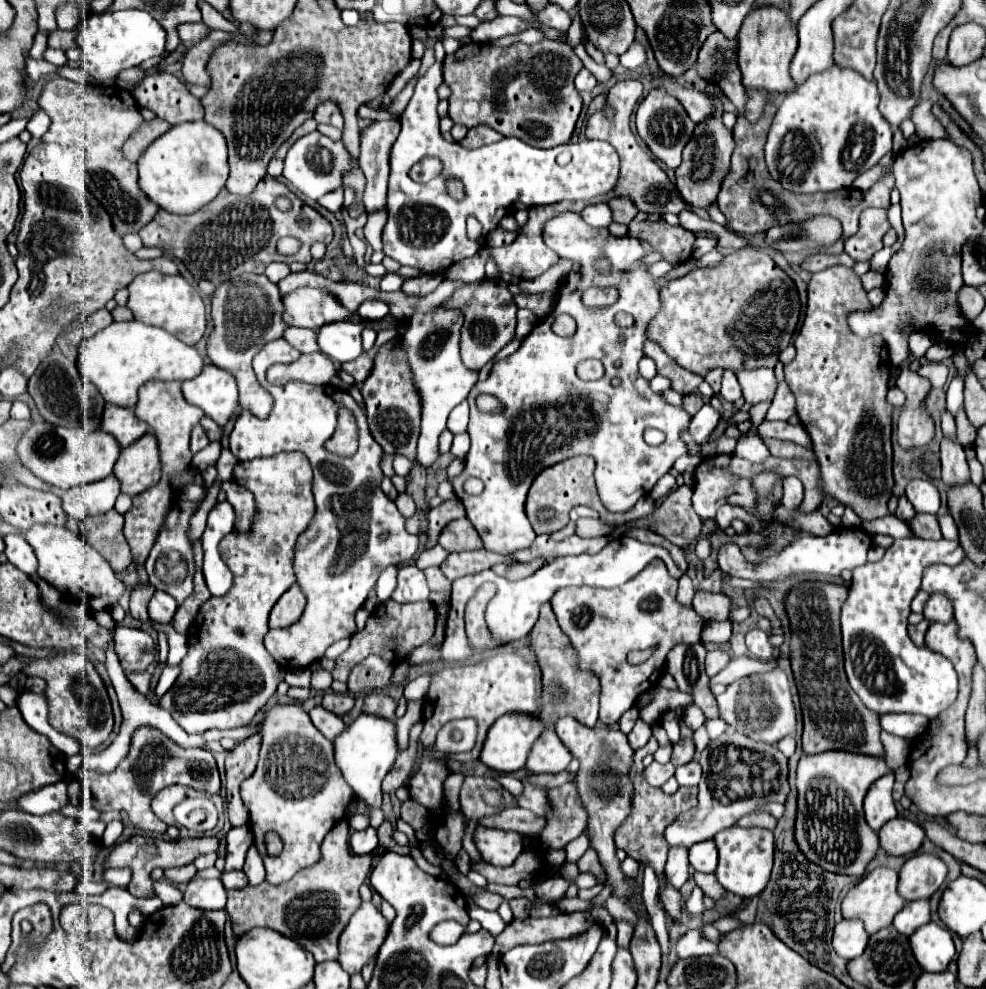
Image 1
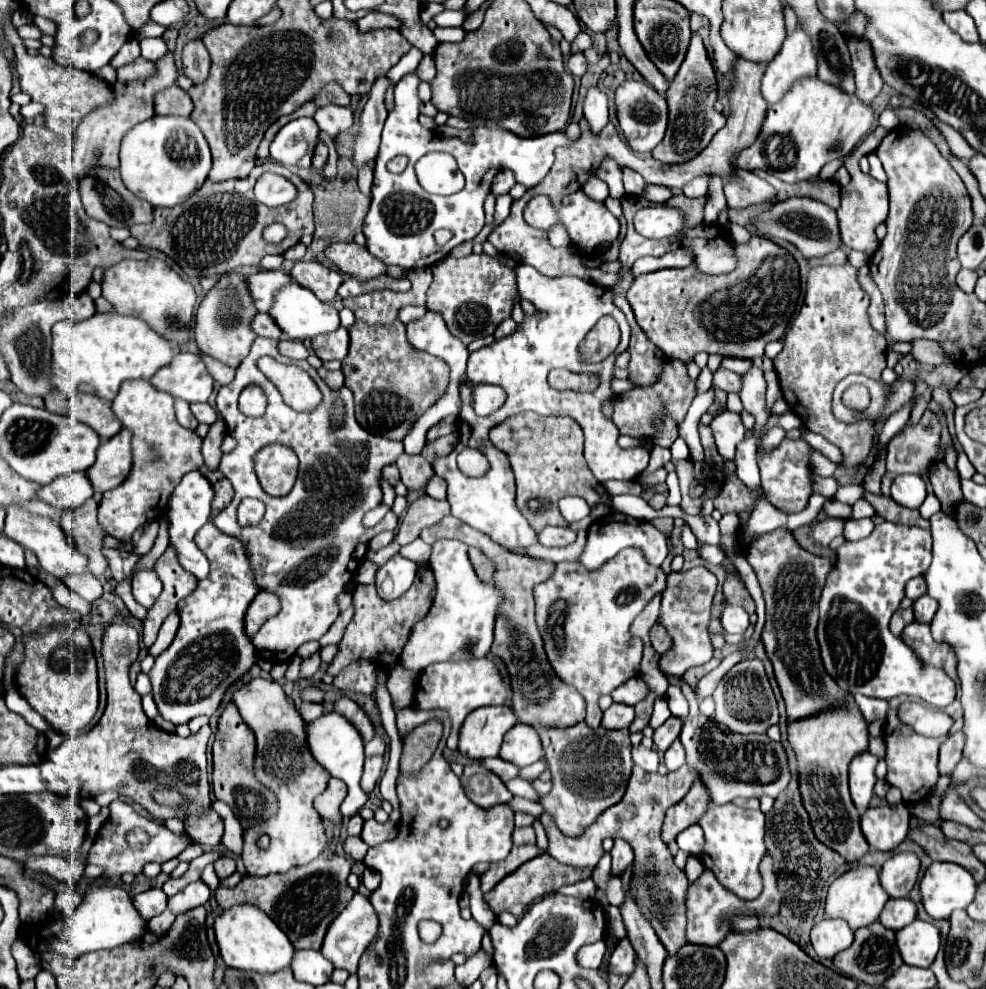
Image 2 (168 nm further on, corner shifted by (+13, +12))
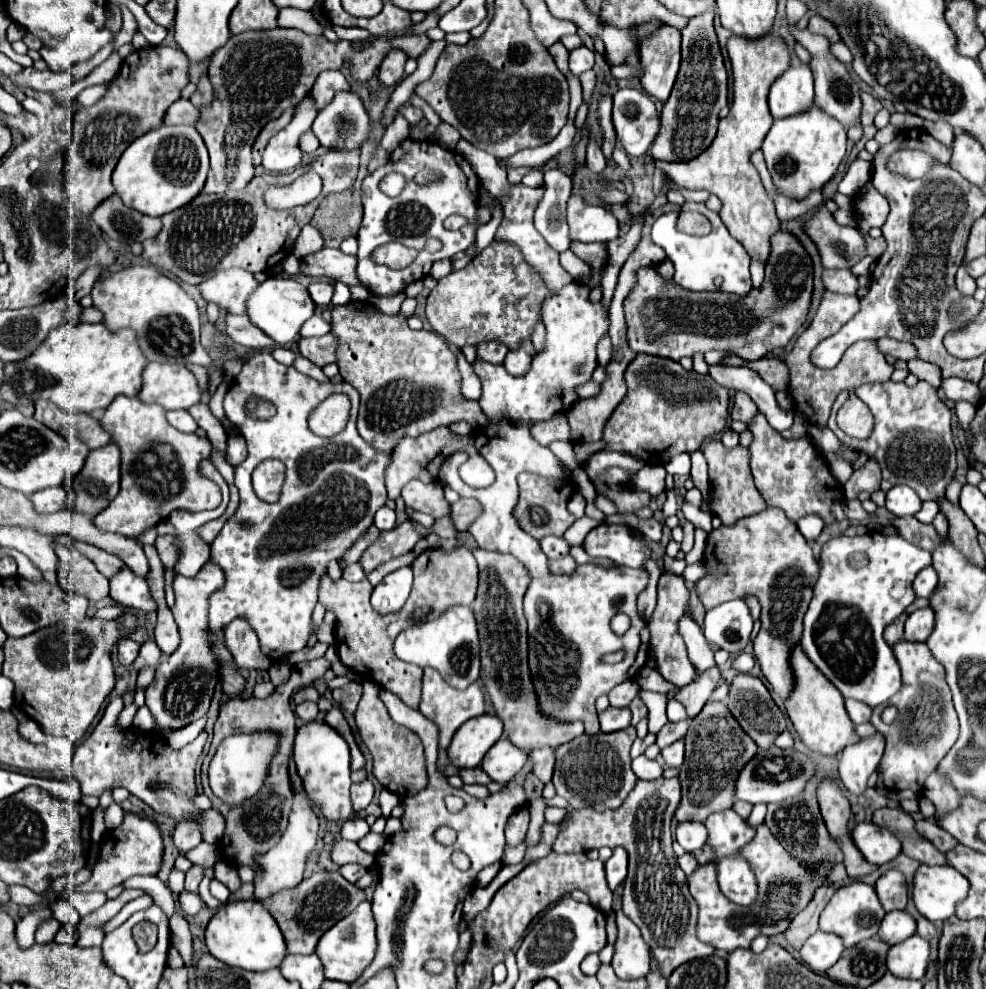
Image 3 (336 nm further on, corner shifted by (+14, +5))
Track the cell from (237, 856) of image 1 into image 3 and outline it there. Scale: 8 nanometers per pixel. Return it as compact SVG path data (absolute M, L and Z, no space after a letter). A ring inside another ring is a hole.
M203 878L201 880L201 884L199 884L199 896L203 898L203 902L209 906L209 908L219 908L219 902L211 896L211 892L209 892L209 882L211 882L211 878Z

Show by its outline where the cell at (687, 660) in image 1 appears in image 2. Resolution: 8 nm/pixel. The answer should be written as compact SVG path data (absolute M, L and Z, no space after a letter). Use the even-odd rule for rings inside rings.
M660 623L652 625L652 629L650 629L650 641L652 641L652 647L658 653L664 653L666 647L670 647L670 637L666 635L666 629Z

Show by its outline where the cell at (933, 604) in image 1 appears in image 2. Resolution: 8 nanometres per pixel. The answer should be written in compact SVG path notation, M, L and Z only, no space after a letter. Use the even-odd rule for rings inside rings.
M922 595L920 599L916 599L914 607L912 607L916 621L918 623L930 623L934 613L936 613L936 607L938 607L938 603L932 597L928 597L928 595Z

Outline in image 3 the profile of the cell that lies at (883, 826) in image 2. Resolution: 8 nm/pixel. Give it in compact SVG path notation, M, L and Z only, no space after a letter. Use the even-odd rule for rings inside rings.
M861 822L853 828L853 842L861 850L867 862L885 864L901 852L899 838L887 828L877 826L875 822Z

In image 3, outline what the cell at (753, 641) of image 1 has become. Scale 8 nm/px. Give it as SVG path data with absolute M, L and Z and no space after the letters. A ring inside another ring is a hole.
M743 600L723 602L705 614L705 638L731 654L737 654L747 646L751 630L753 618Z

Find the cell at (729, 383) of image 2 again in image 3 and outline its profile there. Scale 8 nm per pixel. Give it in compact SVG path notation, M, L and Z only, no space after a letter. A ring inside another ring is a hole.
M735 390L733 394L733 410L731 410L731 418L733 420L741 420L741 422L751 422L753 416L757 412L757 406L753 404L753 400L741 392L741 390Z

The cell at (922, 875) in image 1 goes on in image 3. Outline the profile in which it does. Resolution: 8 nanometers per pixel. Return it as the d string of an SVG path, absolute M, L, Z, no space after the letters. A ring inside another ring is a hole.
M899 870L885 872L875 882L875 890L877 890L877 896L879 896L885 912L903 910L907 906L907 880L905 880L903 872L899 872Z

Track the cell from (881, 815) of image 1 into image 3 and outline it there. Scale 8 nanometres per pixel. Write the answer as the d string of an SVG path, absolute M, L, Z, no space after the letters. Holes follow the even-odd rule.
M877 732L871 738L863 738L843 750L839 762L839 778L853 796L861 796L867 790L869 776L877 770L883 756L885 740Z

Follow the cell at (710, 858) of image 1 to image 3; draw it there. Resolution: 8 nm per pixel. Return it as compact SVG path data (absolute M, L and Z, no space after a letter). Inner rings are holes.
M681 822L677 826L677 842L685 848L685 852L695 852L705 846L707 830L701 822Z

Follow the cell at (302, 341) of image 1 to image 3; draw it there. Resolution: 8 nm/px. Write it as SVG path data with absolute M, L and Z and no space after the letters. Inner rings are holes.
M227 314L225 322L227 322L227 336L235 344L241 344L241 346L251 348L251 350L269 350L275 345L269 336L265 336L261 330L257 330L257 326L253 326L249 322L247 316Z

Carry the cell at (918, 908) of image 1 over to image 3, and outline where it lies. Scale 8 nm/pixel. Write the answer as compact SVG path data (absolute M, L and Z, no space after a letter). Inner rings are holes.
M893 910L887 912L881 928L879 928L879 938L883 942L889 942L889 946L903 942L905 938L915 934L915 918L911 914L907 914L905 910Z

